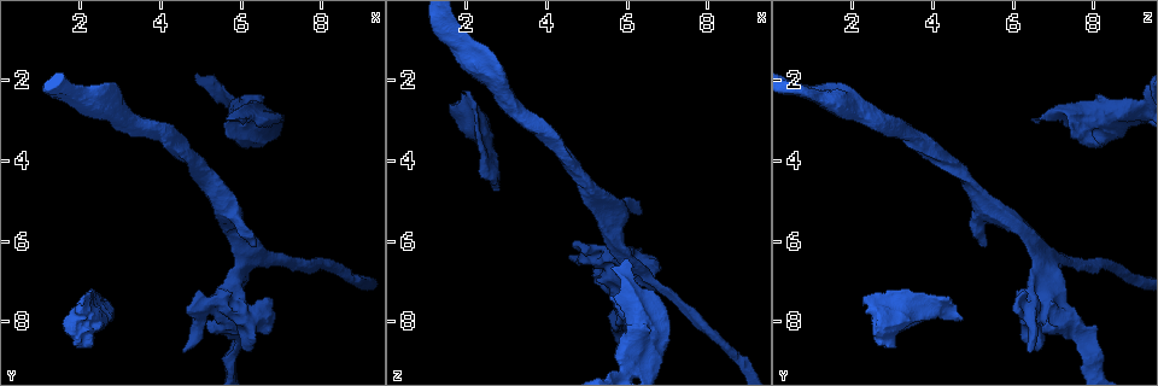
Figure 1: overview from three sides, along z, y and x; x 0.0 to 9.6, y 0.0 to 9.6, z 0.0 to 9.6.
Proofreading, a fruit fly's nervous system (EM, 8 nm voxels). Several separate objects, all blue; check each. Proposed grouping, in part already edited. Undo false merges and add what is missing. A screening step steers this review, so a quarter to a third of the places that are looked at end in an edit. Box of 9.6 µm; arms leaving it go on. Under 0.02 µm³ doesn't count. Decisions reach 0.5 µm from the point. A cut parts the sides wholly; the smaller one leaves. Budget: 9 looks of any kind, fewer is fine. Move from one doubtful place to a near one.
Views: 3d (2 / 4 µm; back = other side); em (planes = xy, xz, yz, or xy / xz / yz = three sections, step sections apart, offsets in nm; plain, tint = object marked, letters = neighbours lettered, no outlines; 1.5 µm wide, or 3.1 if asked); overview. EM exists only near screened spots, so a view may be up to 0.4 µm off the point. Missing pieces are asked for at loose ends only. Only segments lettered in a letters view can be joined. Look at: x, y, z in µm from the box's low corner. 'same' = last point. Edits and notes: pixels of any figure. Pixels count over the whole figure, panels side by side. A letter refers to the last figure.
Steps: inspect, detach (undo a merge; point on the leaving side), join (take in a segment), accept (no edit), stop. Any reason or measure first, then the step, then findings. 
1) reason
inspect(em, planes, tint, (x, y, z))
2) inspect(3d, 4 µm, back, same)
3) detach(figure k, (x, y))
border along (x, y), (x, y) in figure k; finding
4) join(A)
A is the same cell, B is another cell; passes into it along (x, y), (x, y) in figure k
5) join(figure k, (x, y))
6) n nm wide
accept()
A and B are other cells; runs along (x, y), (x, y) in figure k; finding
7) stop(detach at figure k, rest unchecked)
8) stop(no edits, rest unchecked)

thick end
inspect(3d, 4 µm, (1.60, 7.90, 2.65))

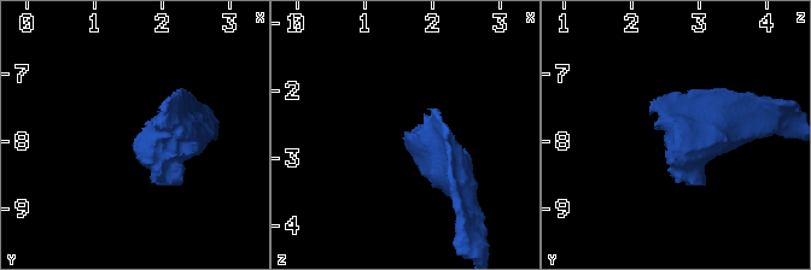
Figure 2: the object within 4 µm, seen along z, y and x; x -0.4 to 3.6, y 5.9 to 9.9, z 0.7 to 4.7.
inspect(em, xy, step 4, plain, (1.60, 8.00, 2.60))

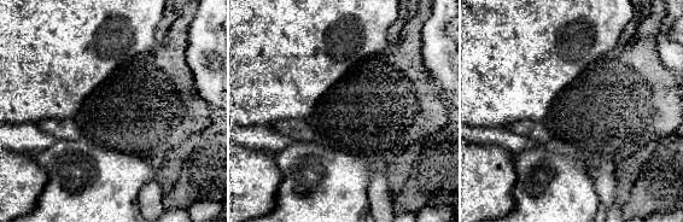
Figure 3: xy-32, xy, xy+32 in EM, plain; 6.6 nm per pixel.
see the neighbours
inspect(em, xy, step 4, letters, same)

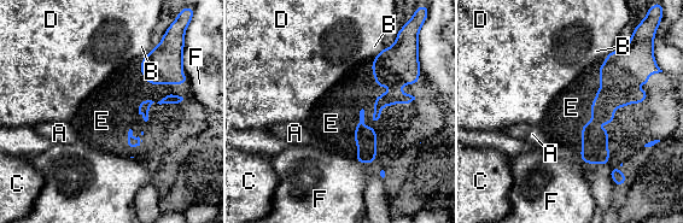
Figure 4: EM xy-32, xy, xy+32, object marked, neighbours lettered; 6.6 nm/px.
E touches over 650 nm
join(E)
E is the same cell, A, B, C, D and F are other cells; passes into it along (617, 78), (591, 106), (571, 107) in figure 4; the neuron continues

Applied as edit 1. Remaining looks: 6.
inspect(overview)

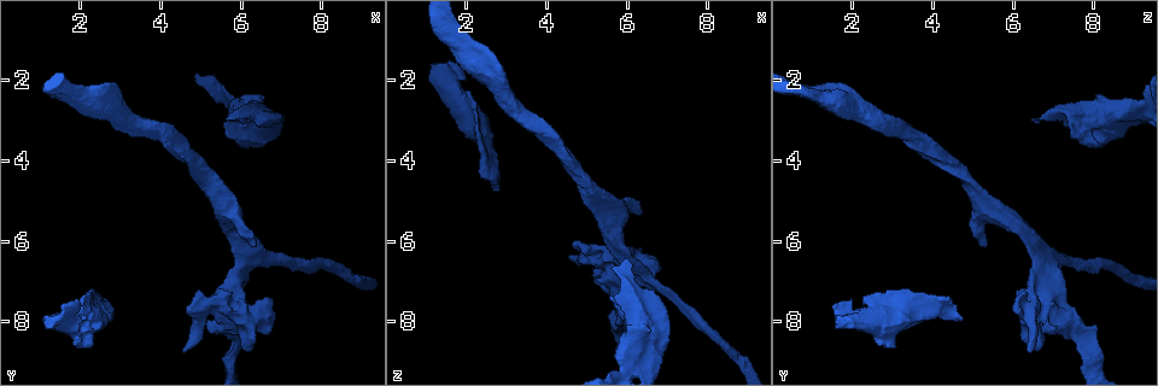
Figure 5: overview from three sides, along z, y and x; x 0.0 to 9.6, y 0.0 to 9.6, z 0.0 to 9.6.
an open end
inspect(em, planes, letters, (5.10, 8.20, 6.75))

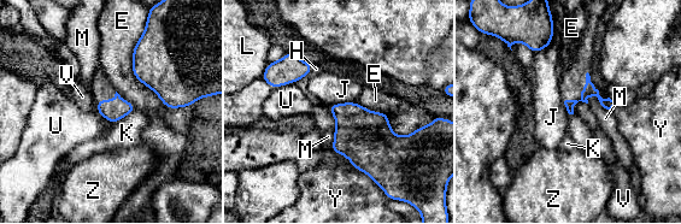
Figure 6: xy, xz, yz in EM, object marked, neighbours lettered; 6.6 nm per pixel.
E touches over 480 nm
accept()
E, H, J, K, L, M, U, V, Y and Z are other cells; border along (327, 106), (335, 121), (334, 129) in figure 6; none of them fits

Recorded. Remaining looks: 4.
an open end
inspect(em, planes, letters, (5.95, 3.00, 6.50))

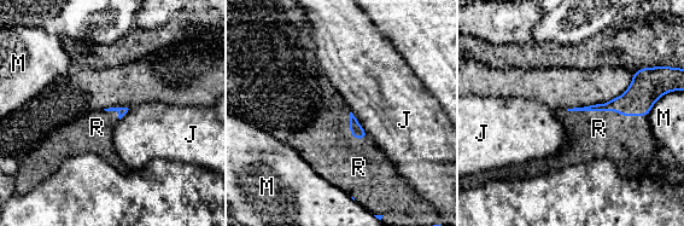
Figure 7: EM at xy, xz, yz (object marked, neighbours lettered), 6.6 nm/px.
join(R)
R is the same cell, J and M are other cells; passes into it along (638, 99), (607, 110), (598, 128) in figure 7; it goes on there

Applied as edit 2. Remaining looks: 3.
stop(join at figure 4, join at figure 7, rest unchecked)

